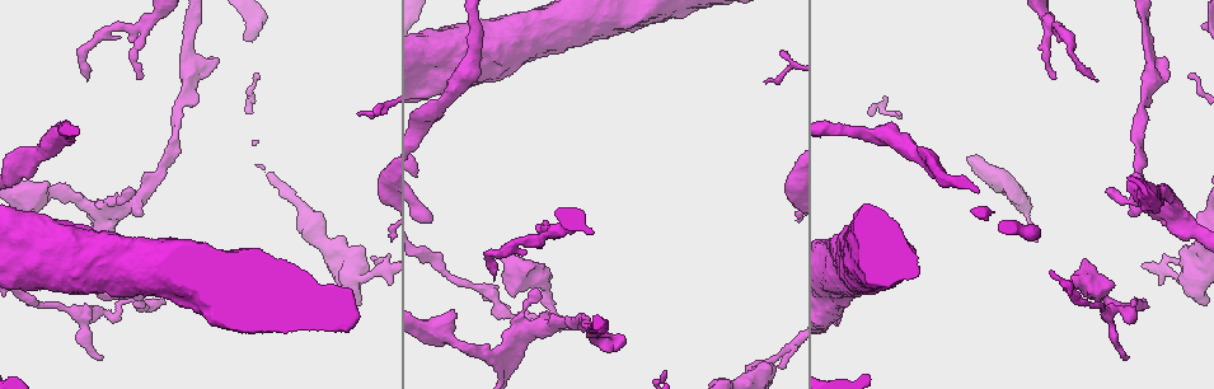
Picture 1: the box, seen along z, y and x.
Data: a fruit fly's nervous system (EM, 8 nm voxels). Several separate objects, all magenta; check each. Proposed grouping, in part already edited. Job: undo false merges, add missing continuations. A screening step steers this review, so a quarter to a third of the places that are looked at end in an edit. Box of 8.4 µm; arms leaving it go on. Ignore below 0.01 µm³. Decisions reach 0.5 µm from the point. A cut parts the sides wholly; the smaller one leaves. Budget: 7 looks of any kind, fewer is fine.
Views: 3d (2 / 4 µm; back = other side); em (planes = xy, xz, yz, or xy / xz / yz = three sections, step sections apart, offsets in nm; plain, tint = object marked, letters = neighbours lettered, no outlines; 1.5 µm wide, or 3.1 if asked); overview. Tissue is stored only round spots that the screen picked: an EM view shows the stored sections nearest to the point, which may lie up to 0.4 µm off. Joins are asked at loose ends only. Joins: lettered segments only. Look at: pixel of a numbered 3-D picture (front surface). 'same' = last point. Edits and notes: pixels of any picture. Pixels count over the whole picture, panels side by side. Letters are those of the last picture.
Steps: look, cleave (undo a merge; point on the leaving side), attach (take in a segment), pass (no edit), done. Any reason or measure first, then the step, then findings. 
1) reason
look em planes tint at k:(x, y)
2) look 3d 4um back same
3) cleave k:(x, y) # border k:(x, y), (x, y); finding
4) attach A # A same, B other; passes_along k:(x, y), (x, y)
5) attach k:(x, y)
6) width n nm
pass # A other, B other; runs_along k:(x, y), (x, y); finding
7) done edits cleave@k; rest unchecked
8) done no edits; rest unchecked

branch point
look em xz step 8 tint at 1:(550, 234)

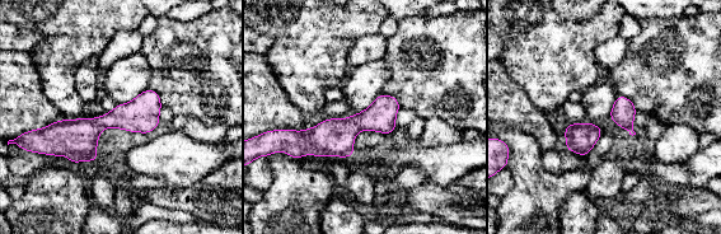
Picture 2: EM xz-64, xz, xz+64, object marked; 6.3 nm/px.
cut it another way
look em planes tint same

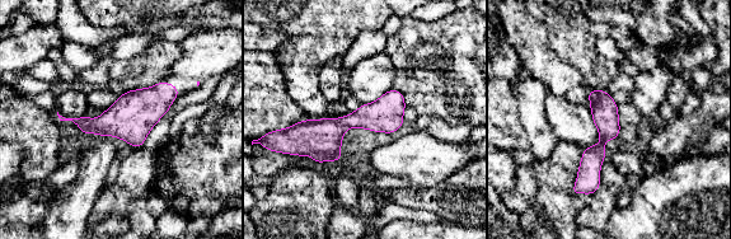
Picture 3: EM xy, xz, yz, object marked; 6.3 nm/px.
look em planes letters same

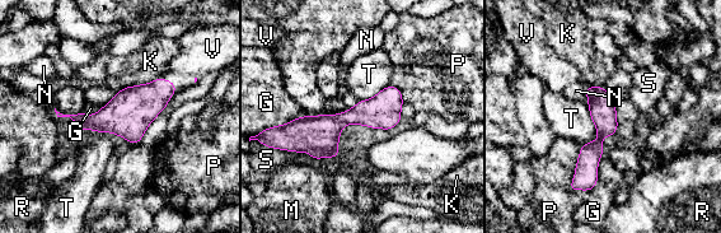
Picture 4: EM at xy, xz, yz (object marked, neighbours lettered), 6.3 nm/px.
width 170 nm
pass # G other, K other, M other, N other, P other, R other, S other, T other, V other; all the same neuron

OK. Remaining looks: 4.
tapers out
look 3d 4um back at 1:(87, 81)

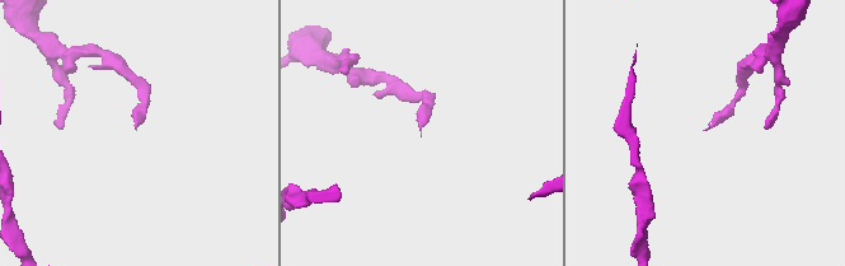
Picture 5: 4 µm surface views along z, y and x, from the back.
need the tissue
look em xy step 4 tint at 5:(706, 129)

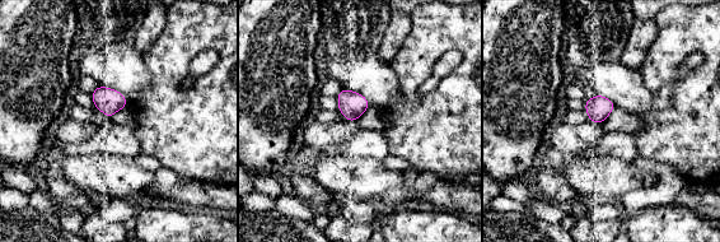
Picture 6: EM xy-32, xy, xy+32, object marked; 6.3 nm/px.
look em planes letters same

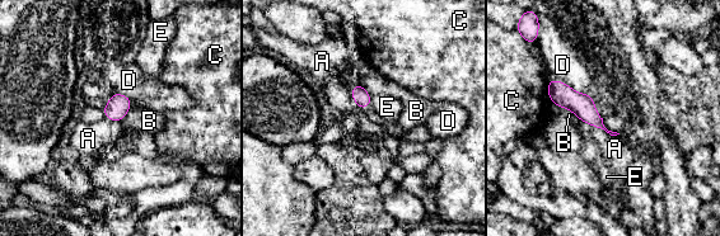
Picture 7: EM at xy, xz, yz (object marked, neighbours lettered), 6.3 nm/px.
width 100 nm
pass # A other, B other, C other, D other, E other; runs_along 7:(551, 83), (599, 124); no lettered segment goes on from it

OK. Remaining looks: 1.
thin end
look em planes letters at 1:(1159, 58)

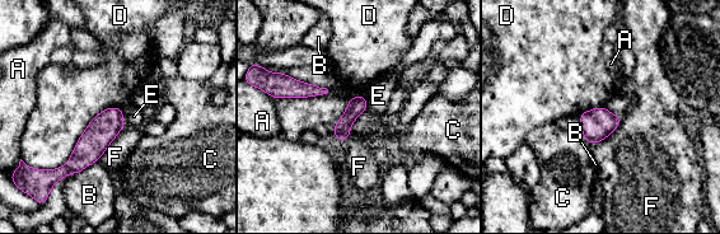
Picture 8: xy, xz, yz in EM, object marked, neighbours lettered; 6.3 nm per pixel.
width 120 nm
pass # A other, B other, C other, D other, E other, F other; none of them fits

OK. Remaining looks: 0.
done no edits; rest unchecked

